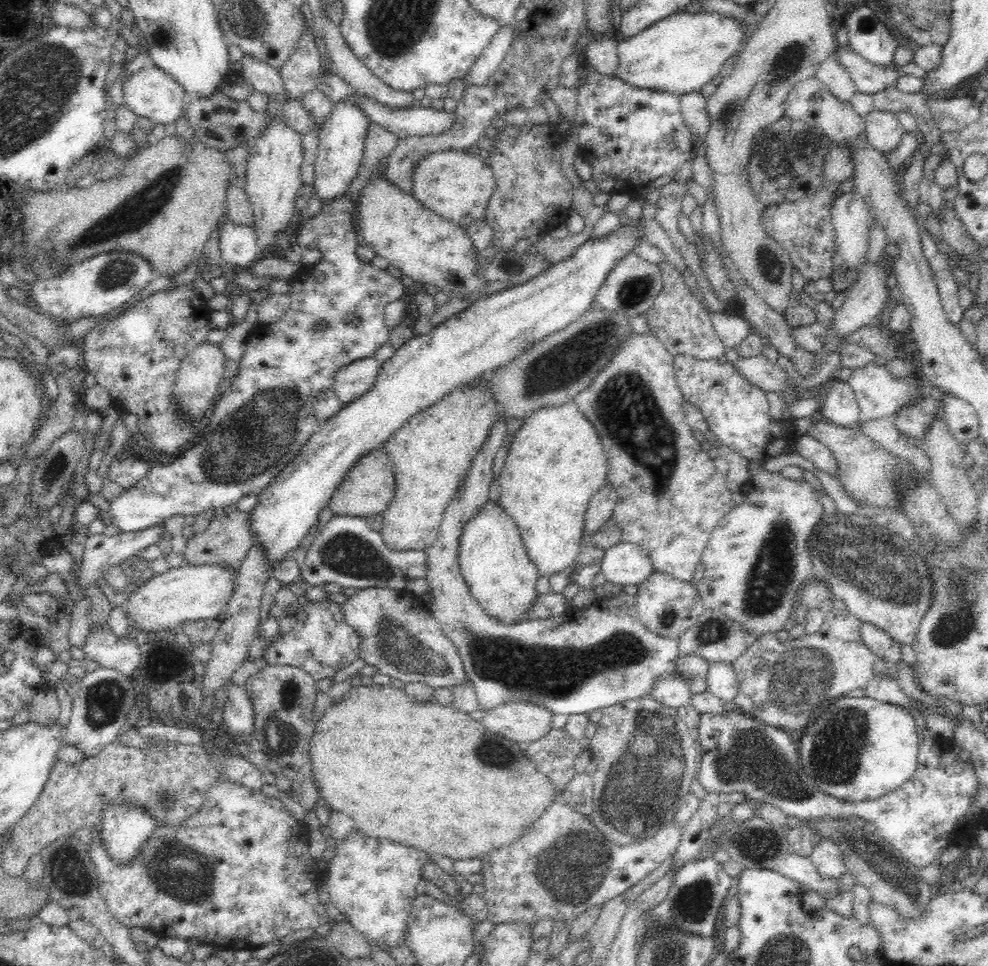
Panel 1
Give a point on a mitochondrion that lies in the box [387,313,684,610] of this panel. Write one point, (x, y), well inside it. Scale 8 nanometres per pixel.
(626, 406)

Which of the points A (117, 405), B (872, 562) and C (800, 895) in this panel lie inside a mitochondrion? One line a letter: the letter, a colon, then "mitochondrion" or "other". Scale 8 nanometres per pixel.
A: other
B: mitochondrion
C: other

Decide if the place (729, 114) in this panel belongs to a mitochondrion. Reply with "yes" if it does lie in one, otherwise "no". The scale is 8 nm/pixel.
yes

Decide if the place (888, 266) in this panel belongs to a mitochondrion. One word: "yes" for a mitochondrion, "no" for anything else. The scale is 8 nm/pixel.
no

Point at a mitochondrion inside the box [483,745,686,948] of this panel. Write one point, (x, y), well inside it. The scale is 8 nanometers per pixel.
(573, 866)

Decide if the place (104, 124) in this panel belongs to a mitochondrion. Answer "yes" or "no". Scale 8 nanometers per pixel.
no

